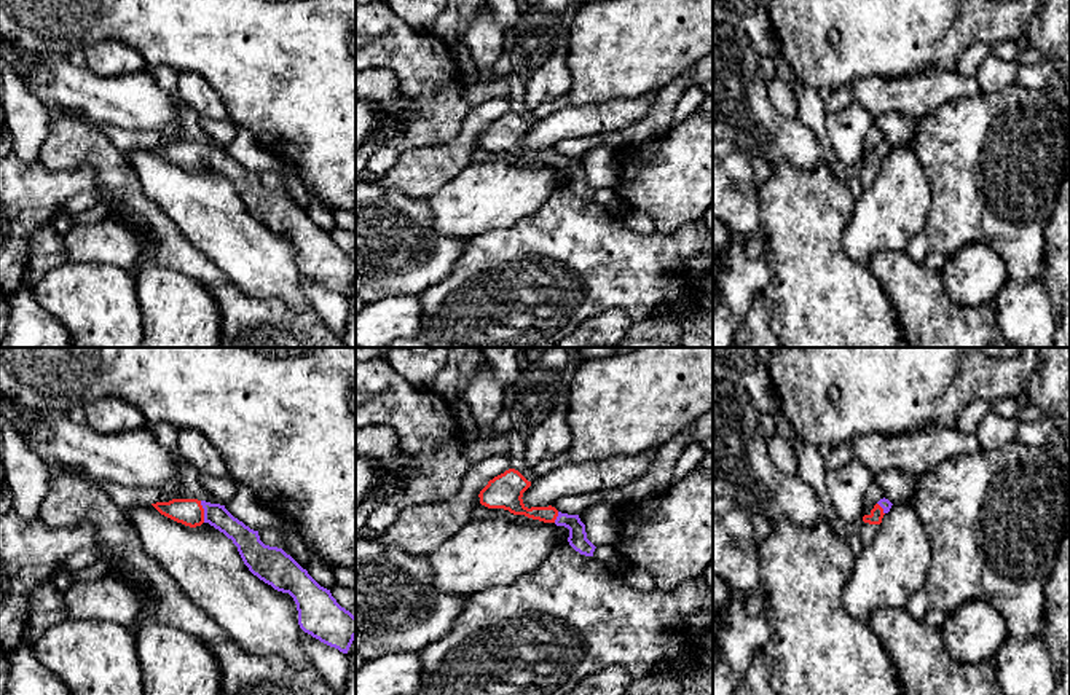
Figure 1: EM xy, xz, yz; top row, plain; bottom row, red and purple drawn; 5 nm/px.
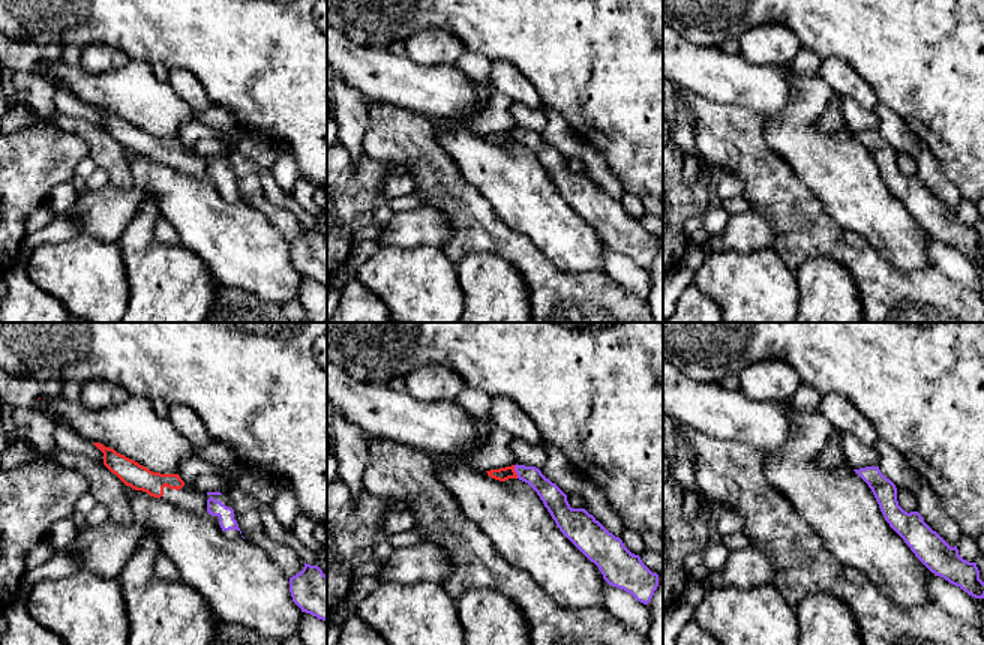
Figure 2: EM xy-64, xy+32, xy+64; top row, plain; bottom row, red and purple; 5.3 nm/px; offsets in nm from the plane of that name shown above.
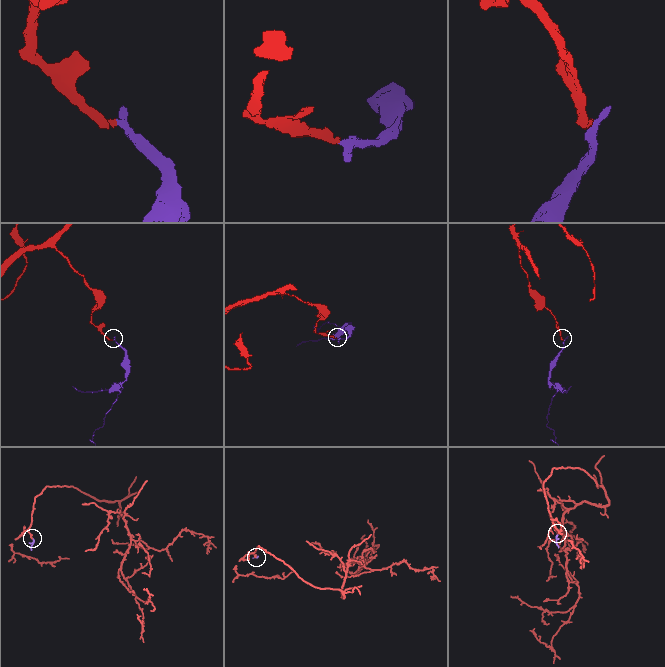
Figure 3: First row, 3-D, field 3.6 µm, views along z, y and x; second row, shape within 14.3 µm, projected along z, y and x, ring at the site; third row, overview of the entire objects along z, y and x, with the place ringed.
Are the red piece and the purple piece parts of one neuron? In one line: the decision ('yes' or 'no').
yes

